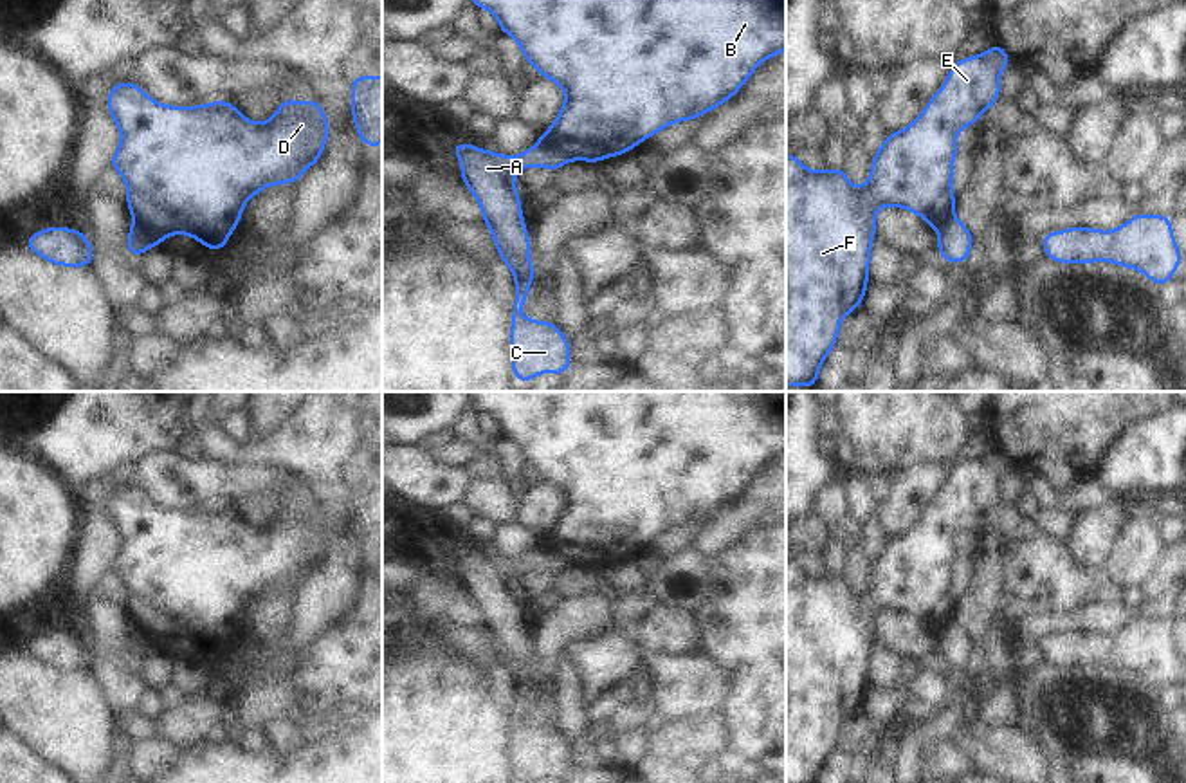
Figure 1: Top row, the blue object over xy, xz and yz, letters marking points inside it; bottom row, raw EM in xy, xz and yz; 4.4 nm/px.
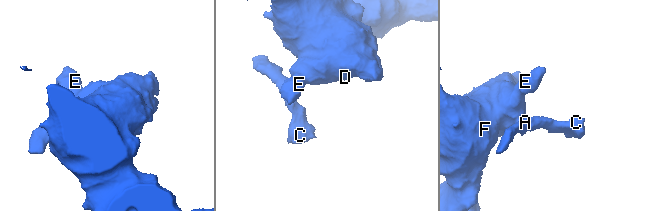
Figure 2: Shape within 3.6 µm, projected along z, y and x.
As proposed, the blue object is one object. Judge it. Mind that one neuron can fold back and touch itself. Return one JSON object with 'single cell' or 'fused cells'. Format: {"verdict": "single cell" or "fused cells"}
{"verdict": "fused cells"}

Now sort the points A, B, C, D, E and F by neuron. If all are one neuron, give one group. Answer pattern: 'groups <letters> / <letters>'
groups A C / B D E F

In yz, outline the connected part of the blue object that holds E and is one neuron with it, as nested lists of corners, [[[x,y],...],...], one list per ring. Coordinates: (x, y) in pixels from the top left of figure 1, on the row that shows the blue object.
[[[997,41],[984,54],[957,60],[944,85],[928,99],[919,117],[908,126],[885,135],[871,161],[869,179],[860,189],[849,182],[844,168],[811,171],[793,153],[786,152],[786,386],[817,386],[818,370],[838,343],[844,316],[863,303],[878,209],[885,204],[908,209],[935,231],[953,216],[957,202],[952,193],[953,159],[961,152],[955,134],[966,126],[975,126],[977,117],[999,101],[1002,96],[999,78],[1011,61]]]

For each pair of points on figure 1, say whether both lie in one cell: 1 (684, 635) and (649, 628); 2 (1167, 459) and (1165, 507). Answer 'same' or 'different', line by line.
1: same
2: different

